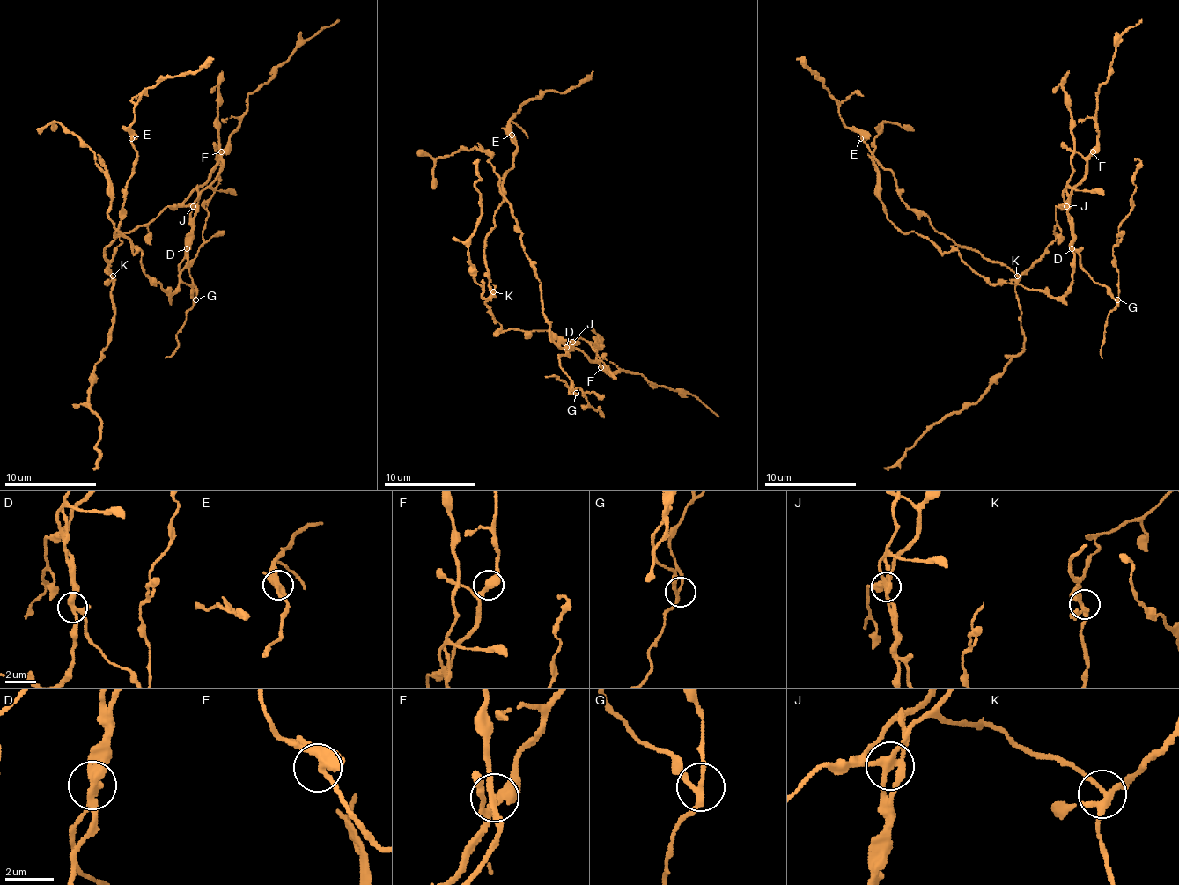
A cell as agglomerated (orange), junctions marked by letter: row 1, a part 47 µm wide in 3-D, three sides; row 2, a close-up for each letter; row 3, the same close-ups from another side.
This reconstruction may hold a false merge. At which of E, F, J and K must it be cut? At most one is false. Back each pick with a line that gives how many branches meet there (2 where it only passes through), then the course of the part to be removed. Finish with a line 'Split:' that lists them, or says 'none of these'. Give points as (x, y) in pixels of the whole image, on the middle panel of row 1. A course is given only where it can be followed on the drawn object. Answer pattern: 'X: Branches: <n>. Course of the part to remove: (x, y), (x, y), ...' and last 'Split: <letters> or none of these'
J: Branches: 4. Course of the part to remove: (573, 342), (566, 349), (550, 335), (534, 264), (490, 156), (479, 146), (440, 156), (435, 188)
Split: J

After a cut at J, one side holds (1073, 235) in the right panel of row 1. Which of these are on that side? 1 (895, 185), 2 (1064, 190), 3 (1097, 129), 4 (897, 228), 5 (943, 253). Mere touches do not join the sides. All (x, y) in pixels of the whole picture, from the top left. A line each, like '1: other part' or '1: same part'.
1: other part
2: same part
3: other part
4: same part
5: same part

